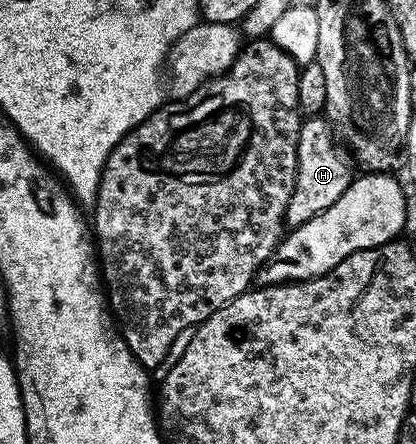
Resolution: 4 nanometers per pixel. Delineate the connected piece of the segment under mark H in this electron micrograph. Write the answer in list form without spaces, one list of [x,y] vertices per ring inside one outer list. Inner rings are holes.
[[[305,116],[300,122],[298,135],[298,167],[294,195],[290,195],[290,203],[284,216],[285,222],[292,227],[301,225],[314,219],[314,215],[326,211],[326,207],[338,203],[340,196],[352,186],[354,180],[352,169],[354,170],[353,162],[349,154],[338,144],[327,117]]]

